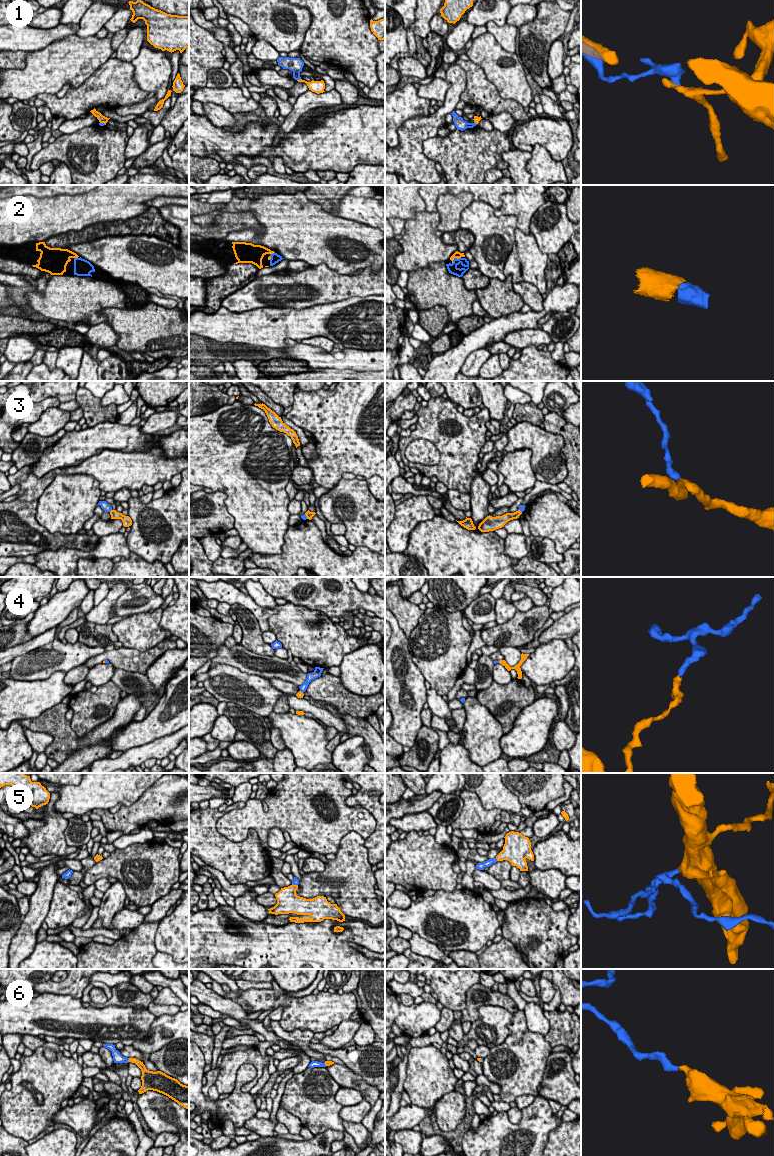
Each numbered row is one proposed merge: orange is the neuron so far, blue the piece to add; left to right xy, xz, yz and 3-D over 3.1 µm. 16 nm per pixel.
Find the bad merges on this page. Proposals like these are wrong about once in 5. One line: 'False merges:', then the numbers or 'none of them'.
False merges: 1, 3

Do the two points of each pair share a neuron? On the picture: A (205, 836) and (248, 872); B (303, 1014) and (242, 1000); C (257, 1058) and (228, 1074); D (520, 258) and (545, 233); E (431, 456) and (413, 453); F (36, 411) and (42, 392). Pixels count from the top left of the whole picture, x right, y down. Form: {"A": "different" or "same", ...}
{"A": "same", "B": "same", "C": "same", "D": "different", "E": "same", "F": "different"}

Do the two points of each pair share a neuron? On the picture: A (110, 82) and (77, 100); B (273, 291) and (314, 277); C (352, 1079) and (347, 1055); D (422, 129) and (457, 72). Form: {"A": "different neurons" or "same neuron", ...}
{"A": "same neuron", "B": "same neuron", "C": "different neurons", "D": "same neuron"}

